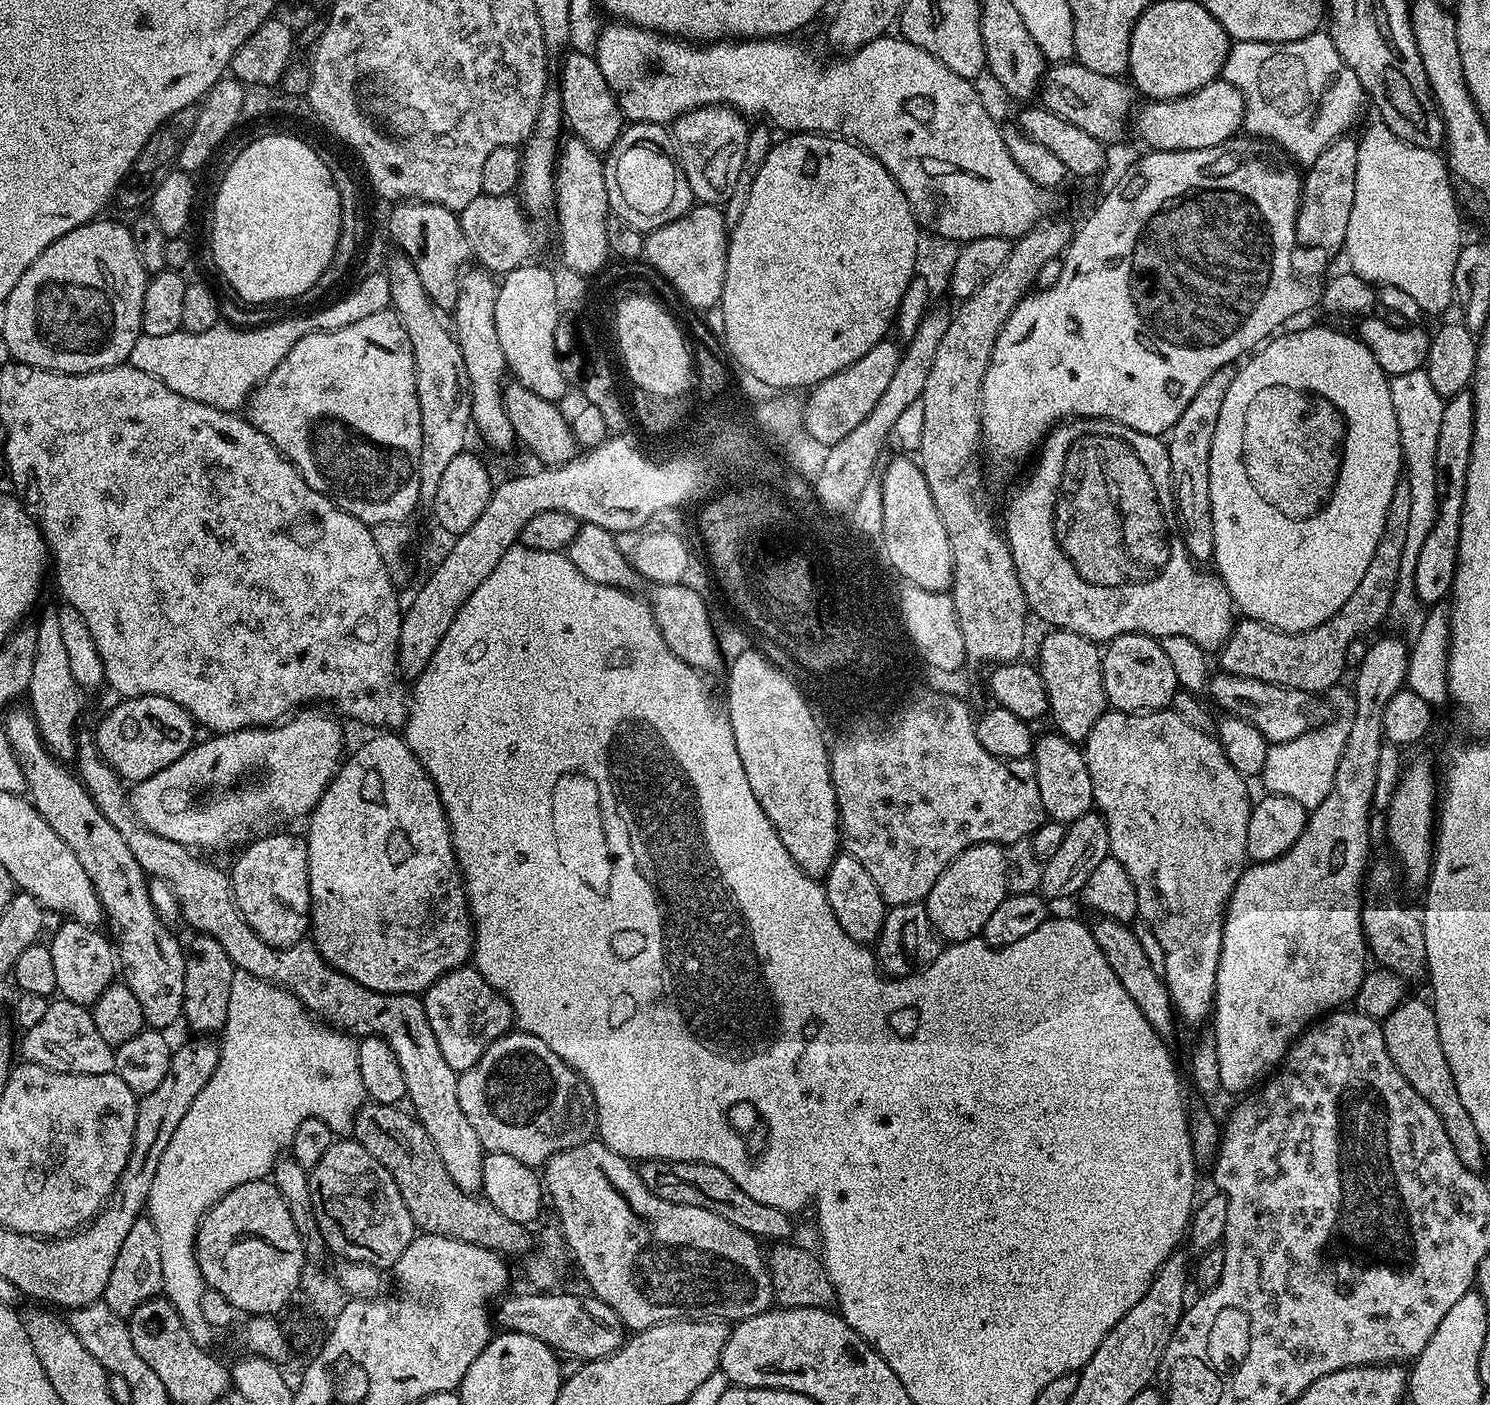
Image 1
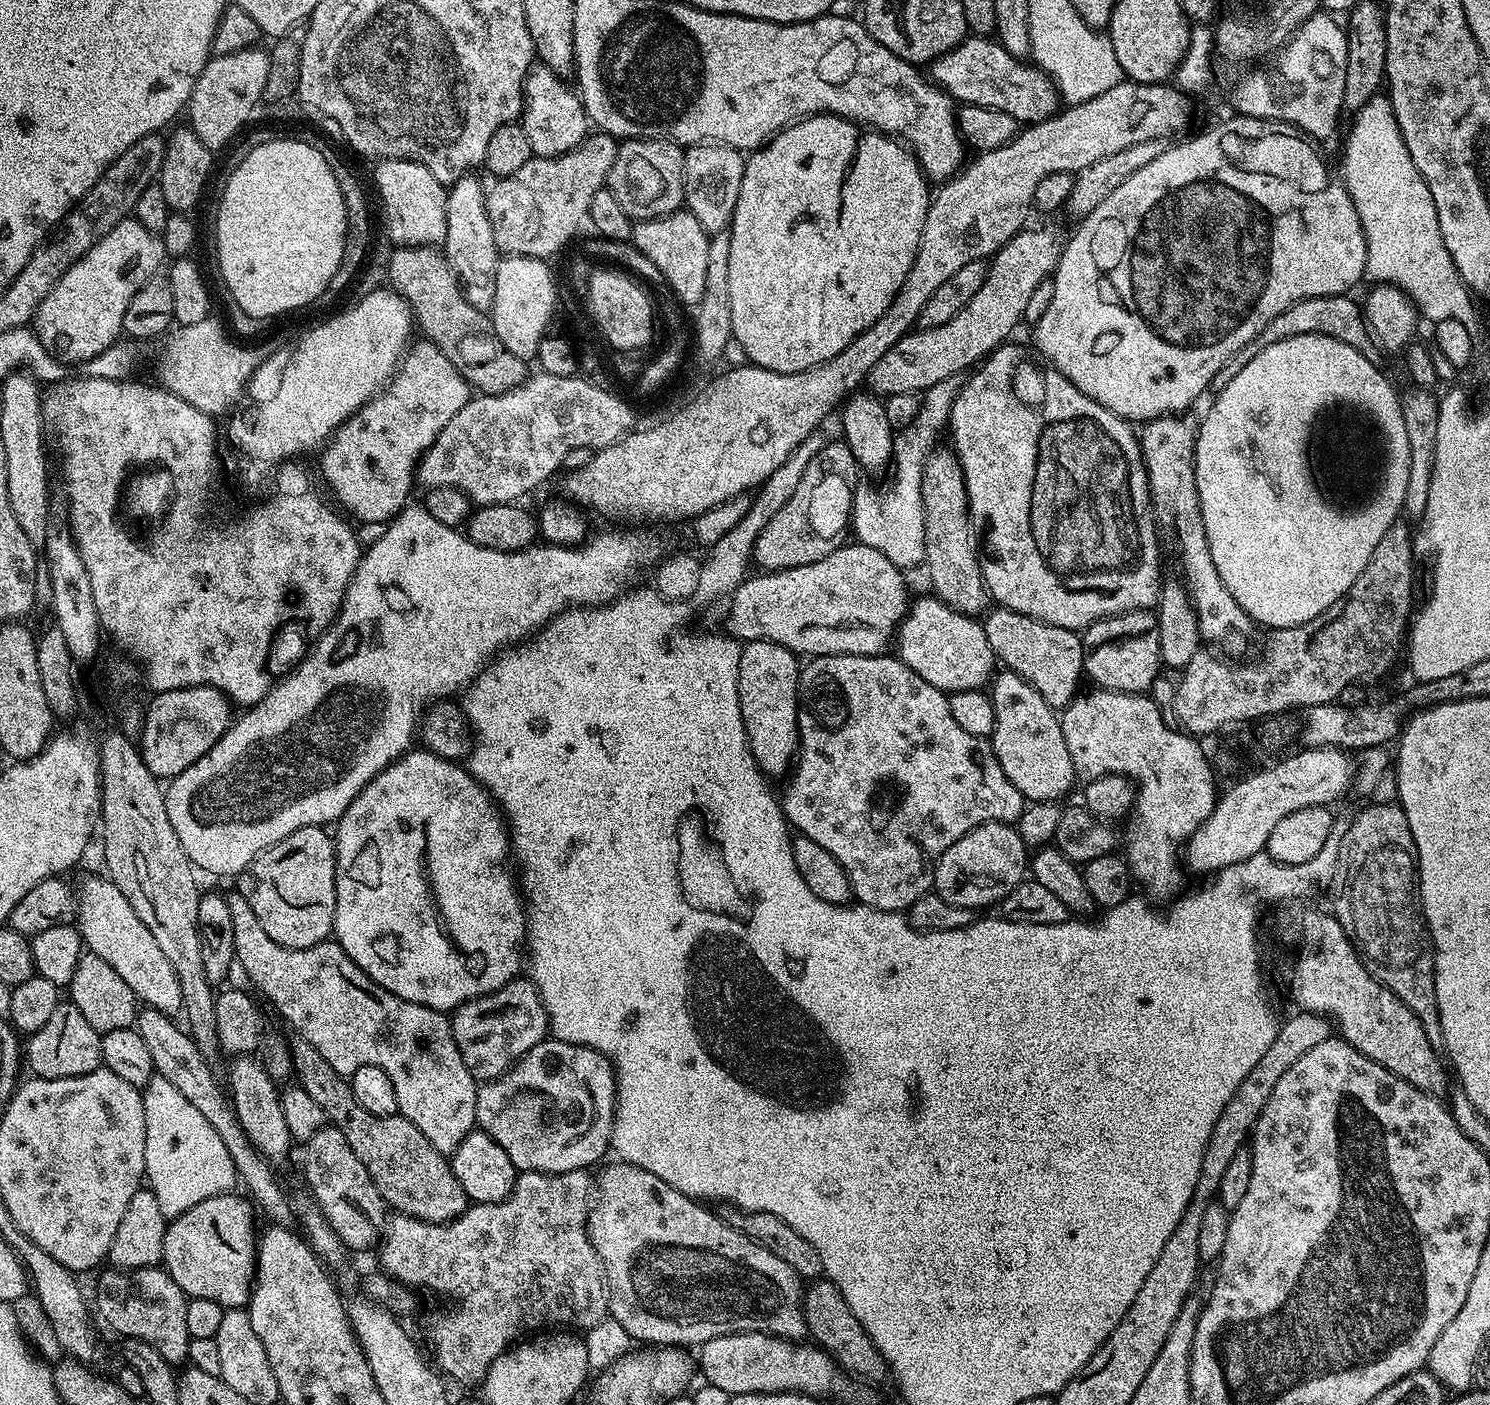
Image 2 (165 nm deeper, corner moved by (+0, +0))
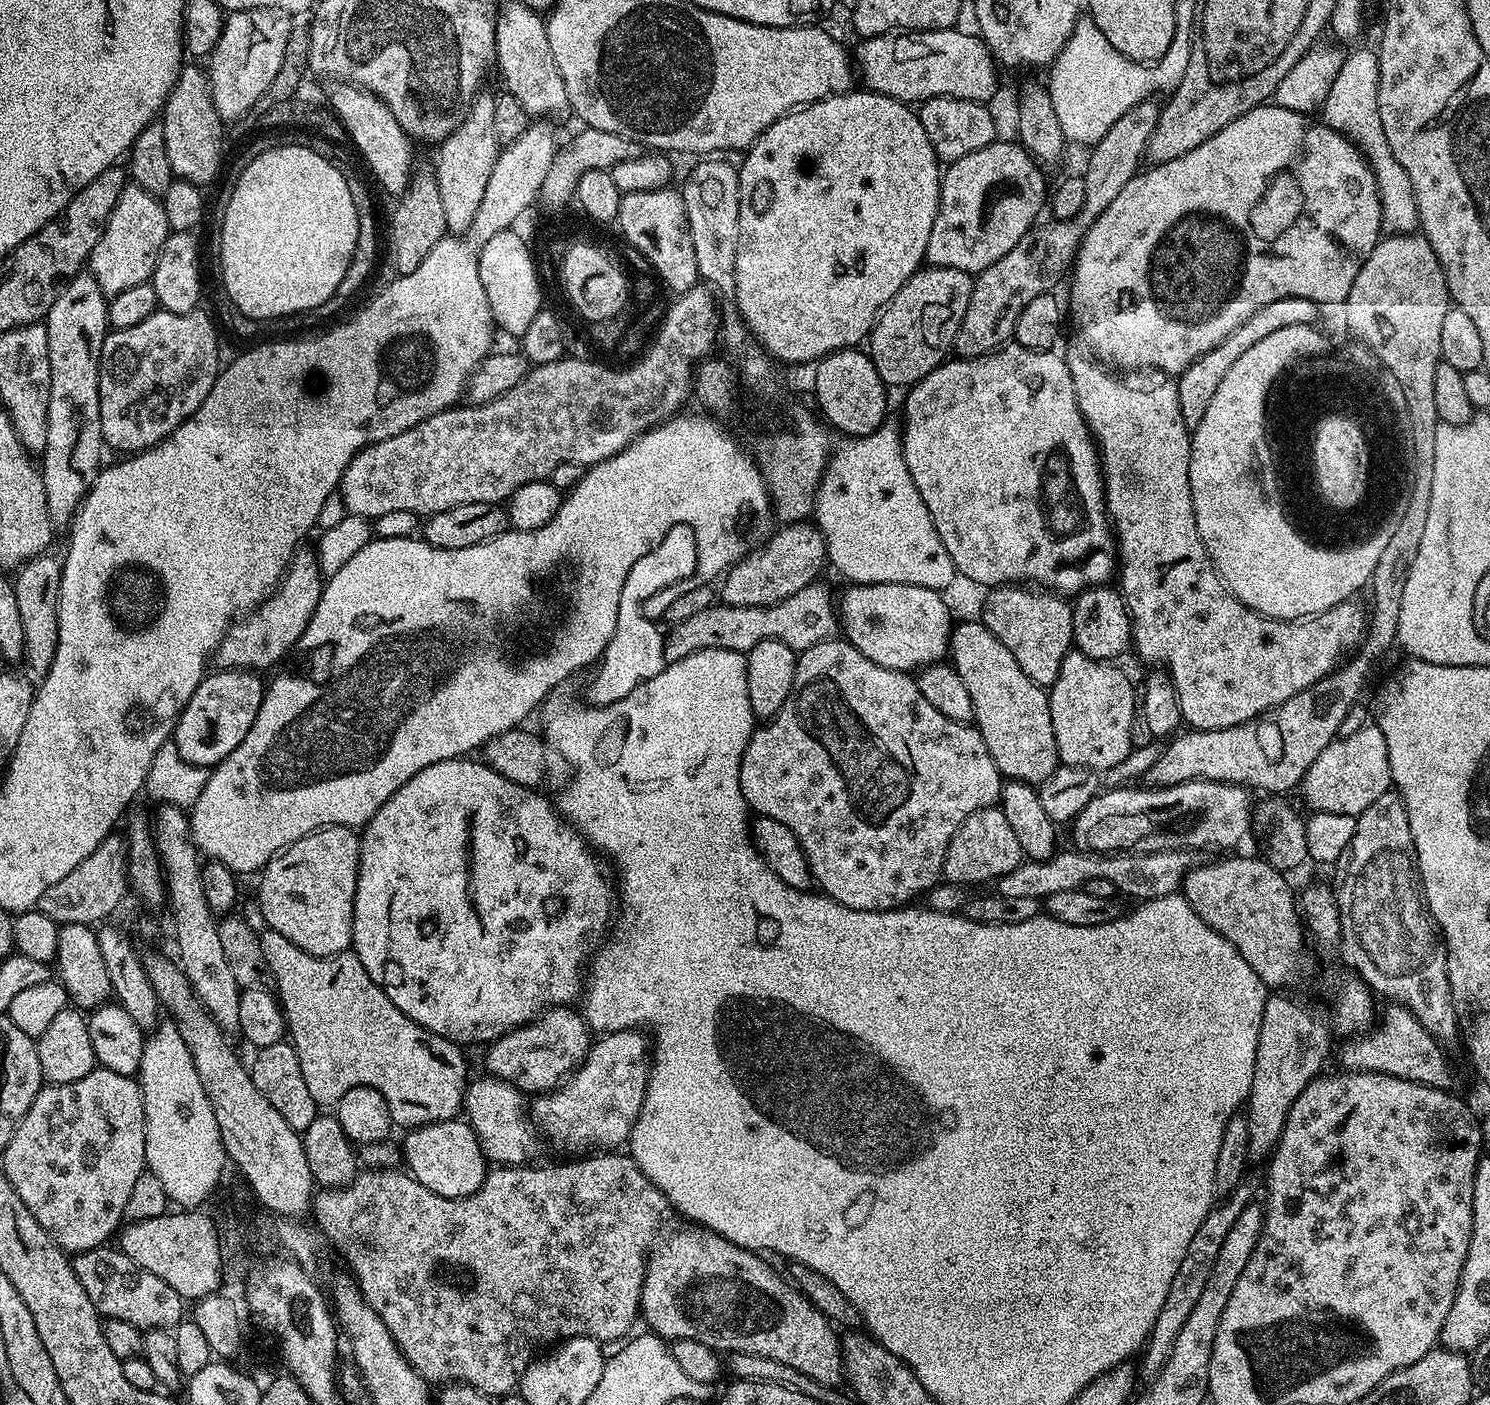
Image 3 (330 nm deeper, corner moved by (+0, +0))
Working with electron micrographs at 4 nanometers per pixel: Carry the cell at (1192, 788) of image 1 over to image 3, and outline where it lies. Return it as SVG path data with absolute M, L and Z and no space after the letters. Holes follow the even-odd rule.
M1073 650L1066 654L1066 658L1062 662L1062 670L1058 670L1058 678L1050 686L1048 692L1048 701L1050 702L1050 722L1054 722L1054 742L1058 746L1058 754L1061 761L1065 764L1083 764L1086 768L1093 770L1105 770L1112 766L1117 766L1118 762L1122 762L1129 755L1134 747L1132 741L1132 723L1138 720L1138 692L1132 689L1132 684L1128 681L1128 676L1122 669L1116 668L1115 663L1105 662L1103 660L1092 660L1086 654L1082 654L1079 650Z

